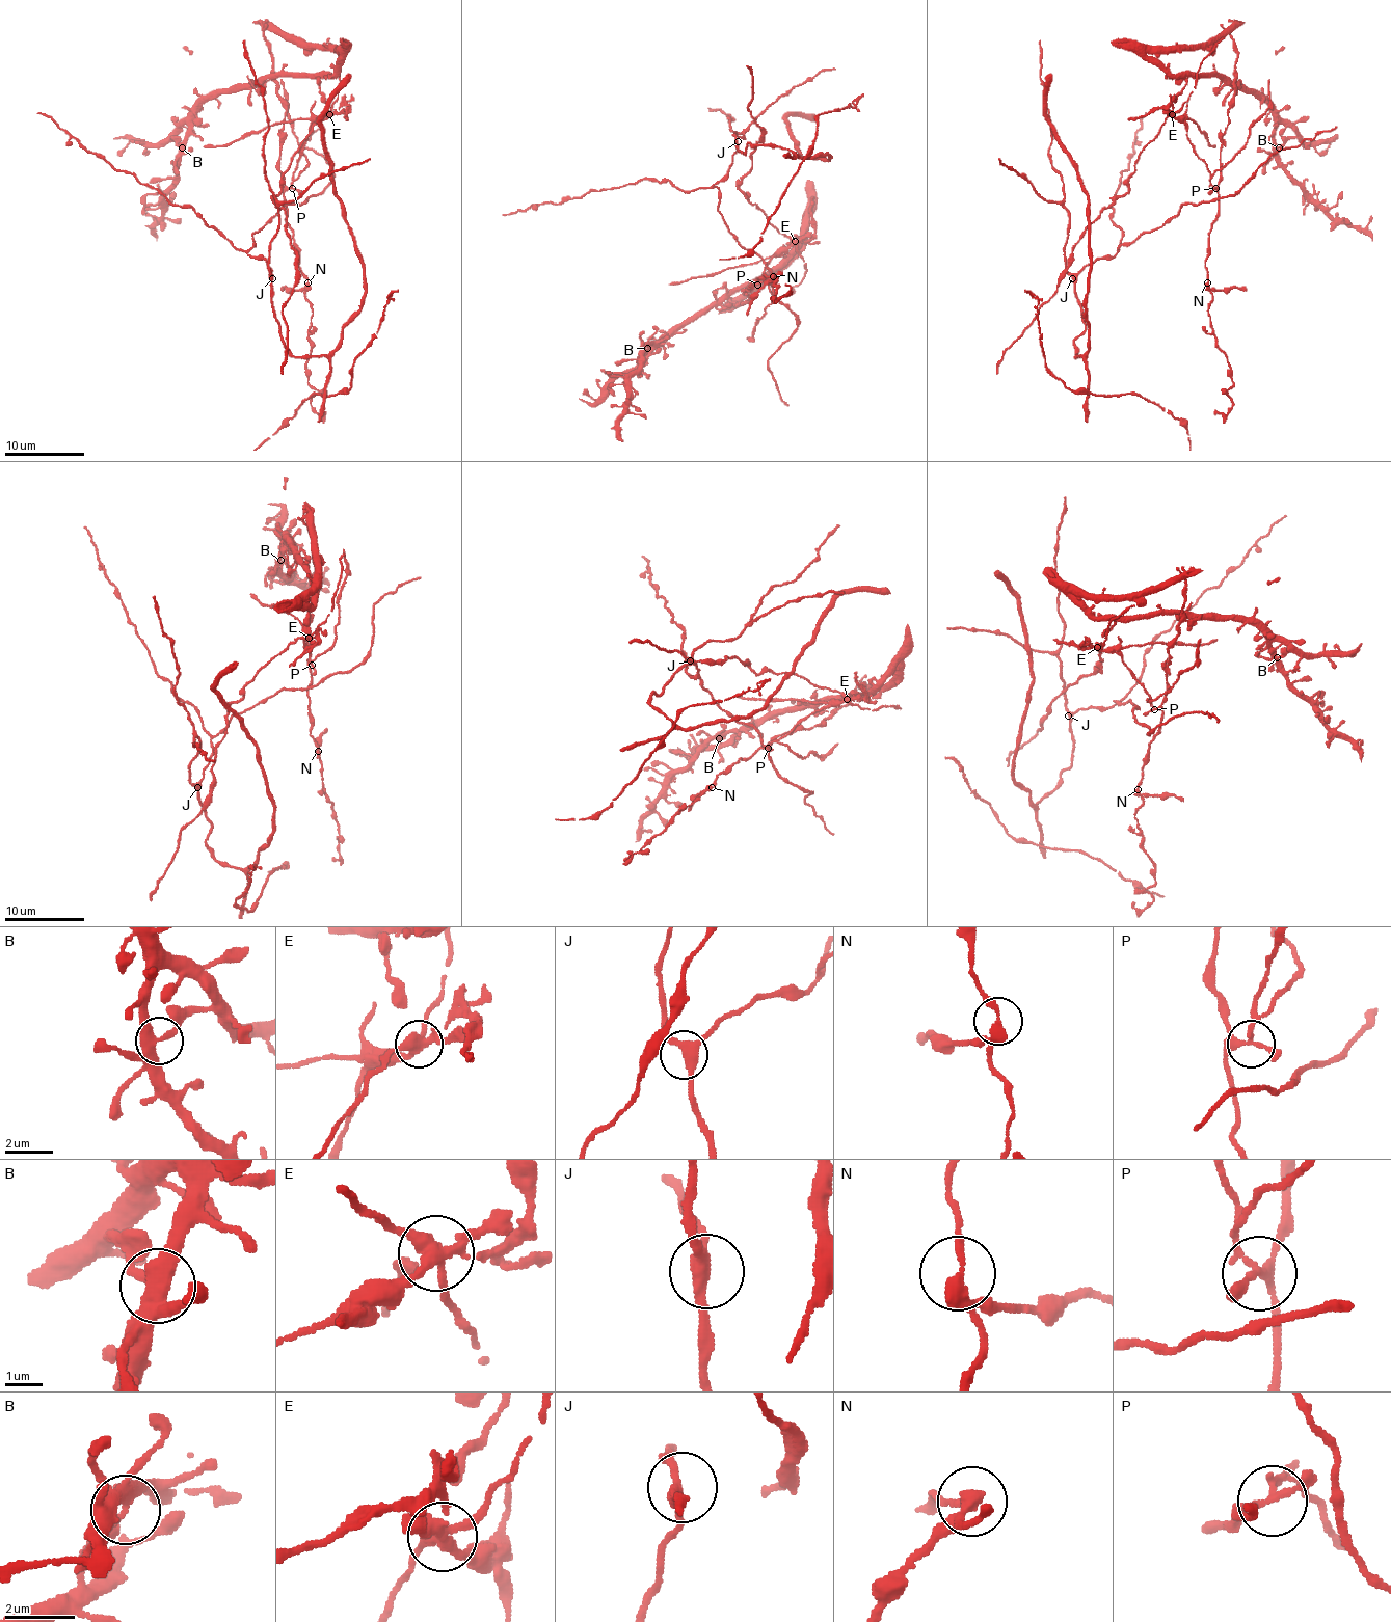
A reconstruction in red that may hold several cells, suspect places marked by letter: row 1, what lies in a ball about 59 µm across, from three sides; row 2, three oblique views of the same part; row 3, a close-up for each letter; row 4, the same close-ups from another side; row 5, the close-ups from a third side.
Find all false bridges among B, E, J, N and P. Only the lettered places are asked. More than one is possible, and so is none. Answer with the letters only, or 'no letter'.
E, N, P

